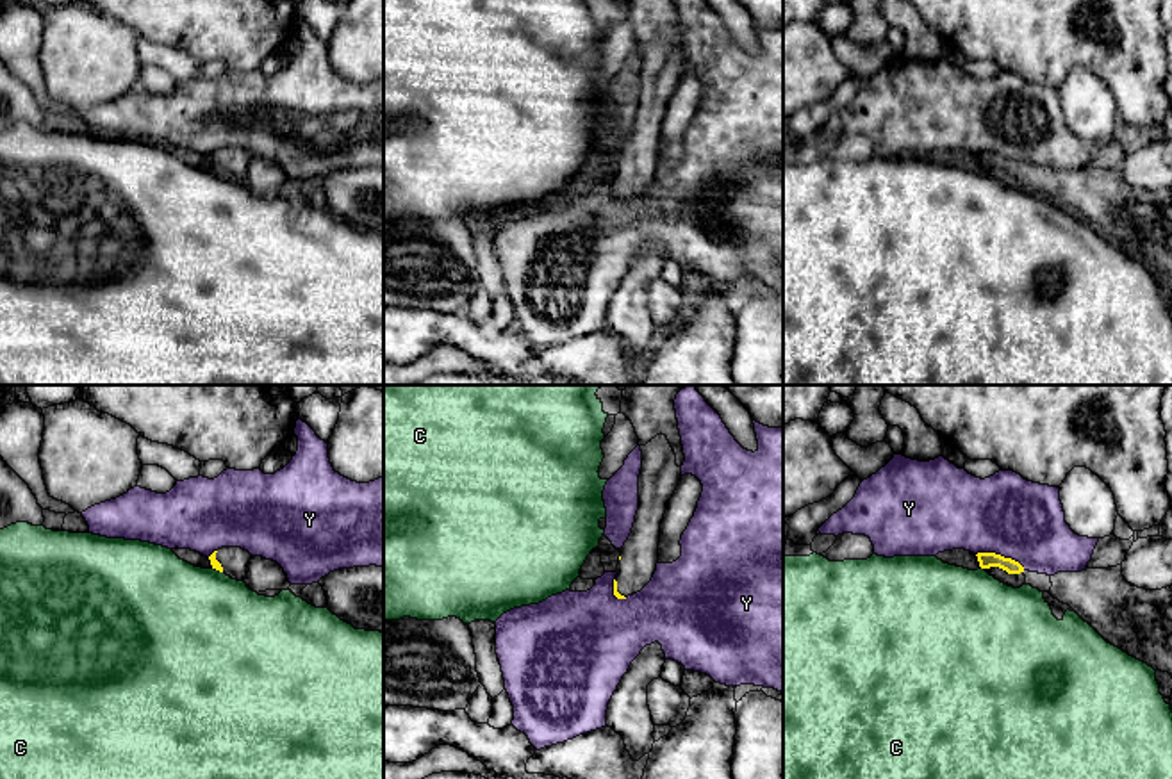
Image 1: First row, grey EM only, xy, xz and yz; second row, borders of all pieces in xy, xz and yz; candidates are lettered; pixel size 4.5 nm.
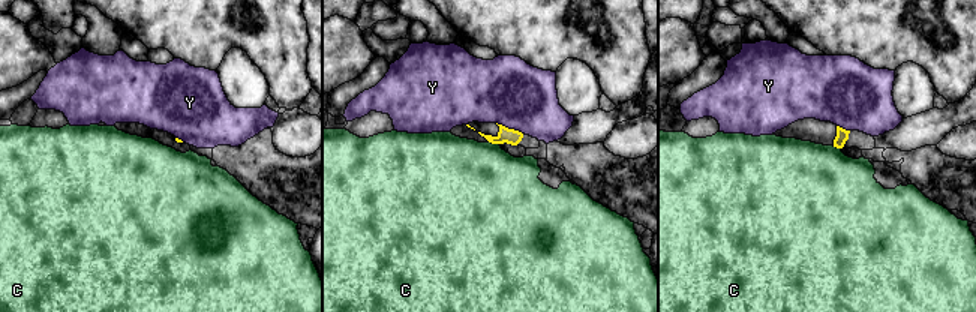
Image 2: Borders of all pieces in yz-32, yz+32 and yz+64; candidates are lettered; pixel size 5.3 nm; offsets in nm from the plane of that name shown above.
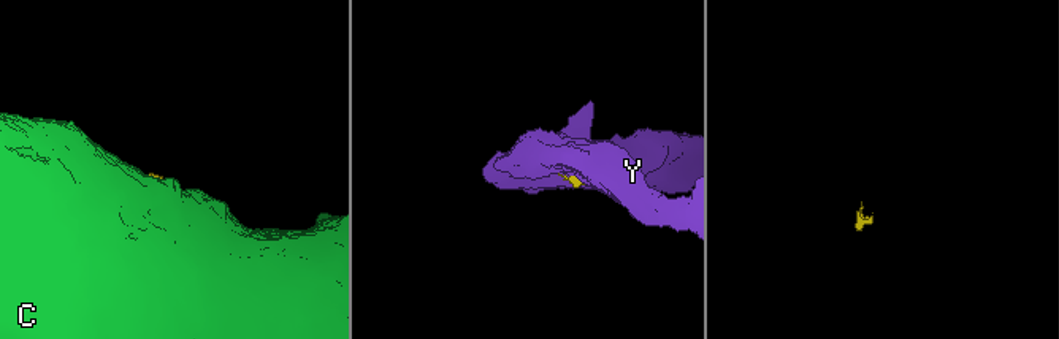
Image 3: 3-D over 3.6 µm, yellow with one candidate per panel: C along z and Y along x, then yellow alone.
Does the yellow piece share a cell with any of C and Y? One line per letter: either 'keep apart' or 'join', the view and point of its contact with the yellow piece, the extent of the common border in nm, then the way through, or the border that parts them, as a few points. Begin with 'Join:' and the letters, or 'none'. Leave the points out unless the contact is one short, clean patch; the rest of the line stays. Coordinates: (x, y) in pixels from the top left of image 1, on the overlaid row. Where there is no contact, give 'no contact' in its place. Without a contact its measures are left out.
Join: none
C: keep apart; meets yellow in xy at (218, 569); contact 50 nm long; border along xy (213, 567), (222, 573)
Y: keep apart; meets yellow in yz at (999, 555); contact 240 nm long; border along yz (976, 553), (999, 553), (1014, 558), (1024, 569)

